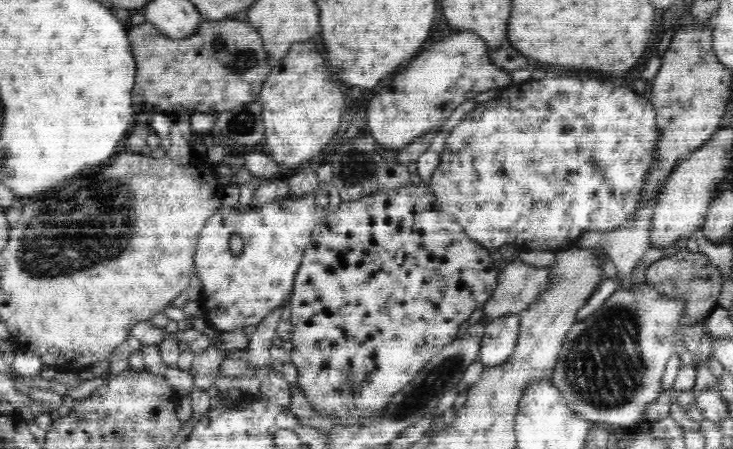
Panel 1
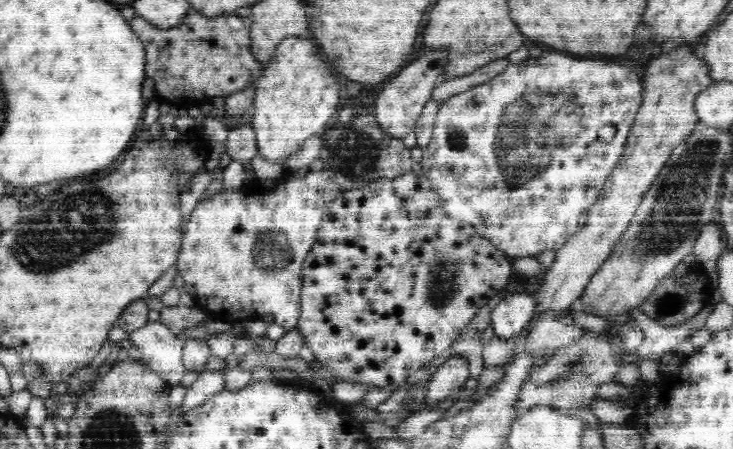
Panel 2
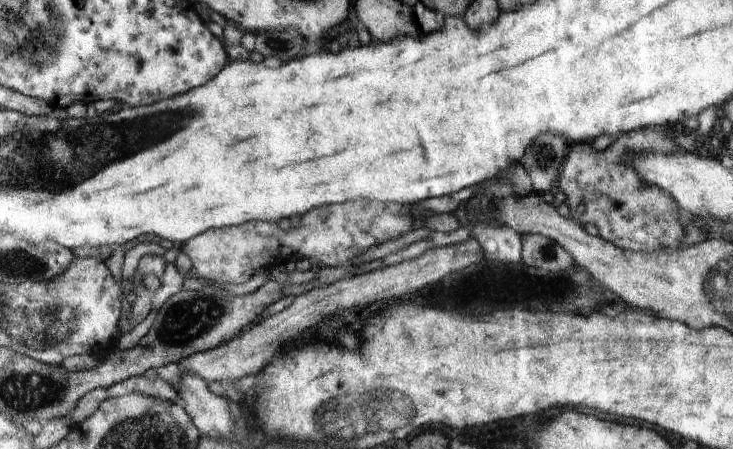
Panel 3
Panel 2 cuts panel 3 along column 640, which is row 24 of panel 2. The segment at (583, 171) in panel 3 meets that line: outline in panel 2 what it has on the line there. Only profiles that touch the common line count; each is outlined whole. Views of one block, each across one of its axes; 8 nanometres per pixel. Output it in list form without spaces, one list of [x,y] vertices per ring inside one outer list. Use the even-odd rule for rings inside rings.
[[[194,7],[188,10],[186,16],[170,28],[162,28],[152,25],[140,16],[134,16],[130,20],[130,28],[142,42],[146,55],[146,79],[152,80],[155,86],[156,98],[174,102],[178,108],[188,109],[200,100],[211,100],[215,96],[222,96],[240,92],[248,86],[255,85],[261,76],[264,64],[255,60],[251,52],[251,26],[252,18],[240,18],[234,13],[231,15],[219,15],[209,18],[198,13]]]

